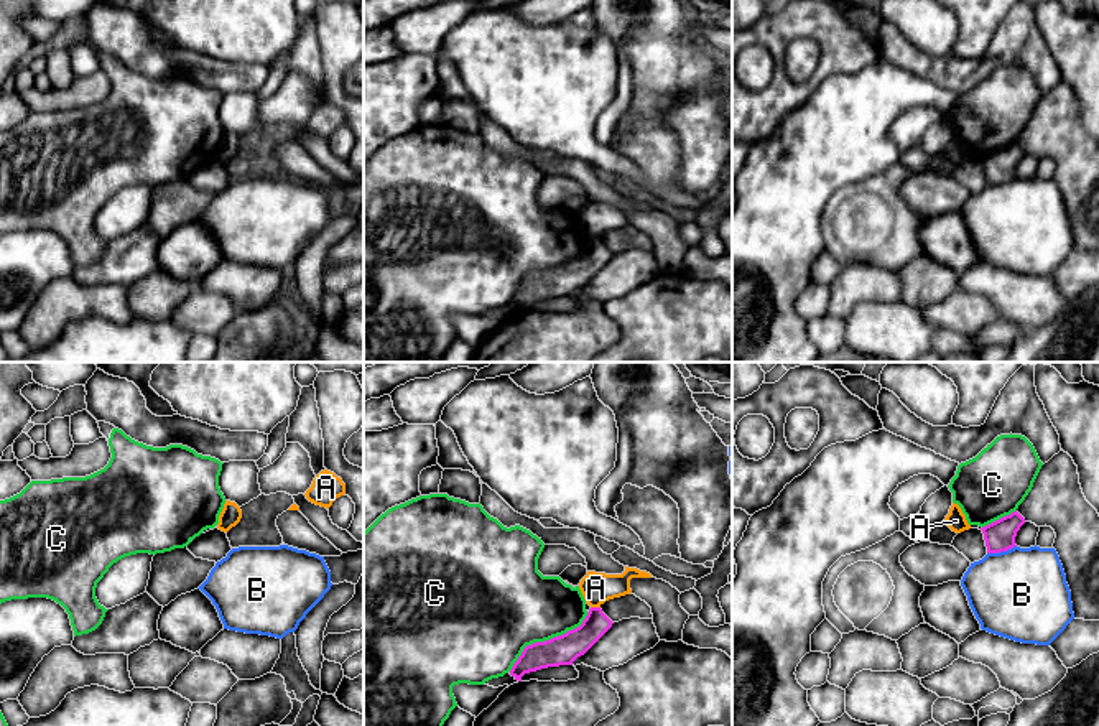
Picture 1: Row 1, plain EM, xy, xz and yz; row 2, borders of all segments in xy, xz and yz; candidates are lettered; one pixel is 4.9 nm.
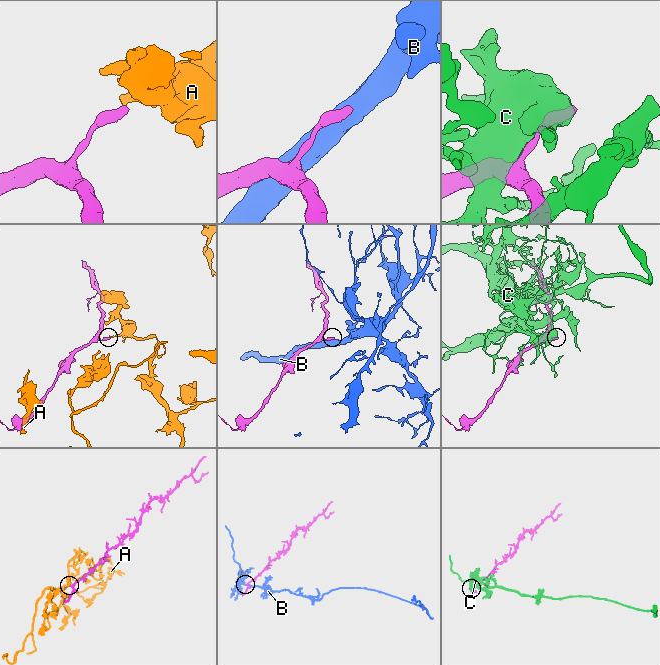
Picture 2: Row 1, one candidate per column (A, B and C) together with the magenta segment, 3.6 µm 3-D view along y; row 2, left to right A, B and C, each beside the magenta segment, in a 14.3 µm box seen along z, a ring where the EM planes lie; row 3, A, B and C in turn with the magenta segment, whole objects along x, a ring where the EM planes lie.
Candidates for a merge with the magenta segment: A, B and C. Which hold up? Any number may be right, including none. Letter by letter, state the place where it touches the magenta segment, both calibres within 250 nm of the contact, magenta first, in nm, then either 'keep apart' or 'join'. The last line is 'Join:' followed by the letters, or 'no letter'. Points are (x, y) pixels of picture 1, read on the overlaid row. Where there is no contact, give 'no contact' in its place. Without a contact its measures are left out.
A: contact xz (596, 608); calibres 140 and 150 nm; keep apart
B: contact yz (1001, 550); calibres 150 and 460 nm; keep apart
C: contact xz (547, 641); calibres 150 and 420 nm; keep apart
Join: no letter

